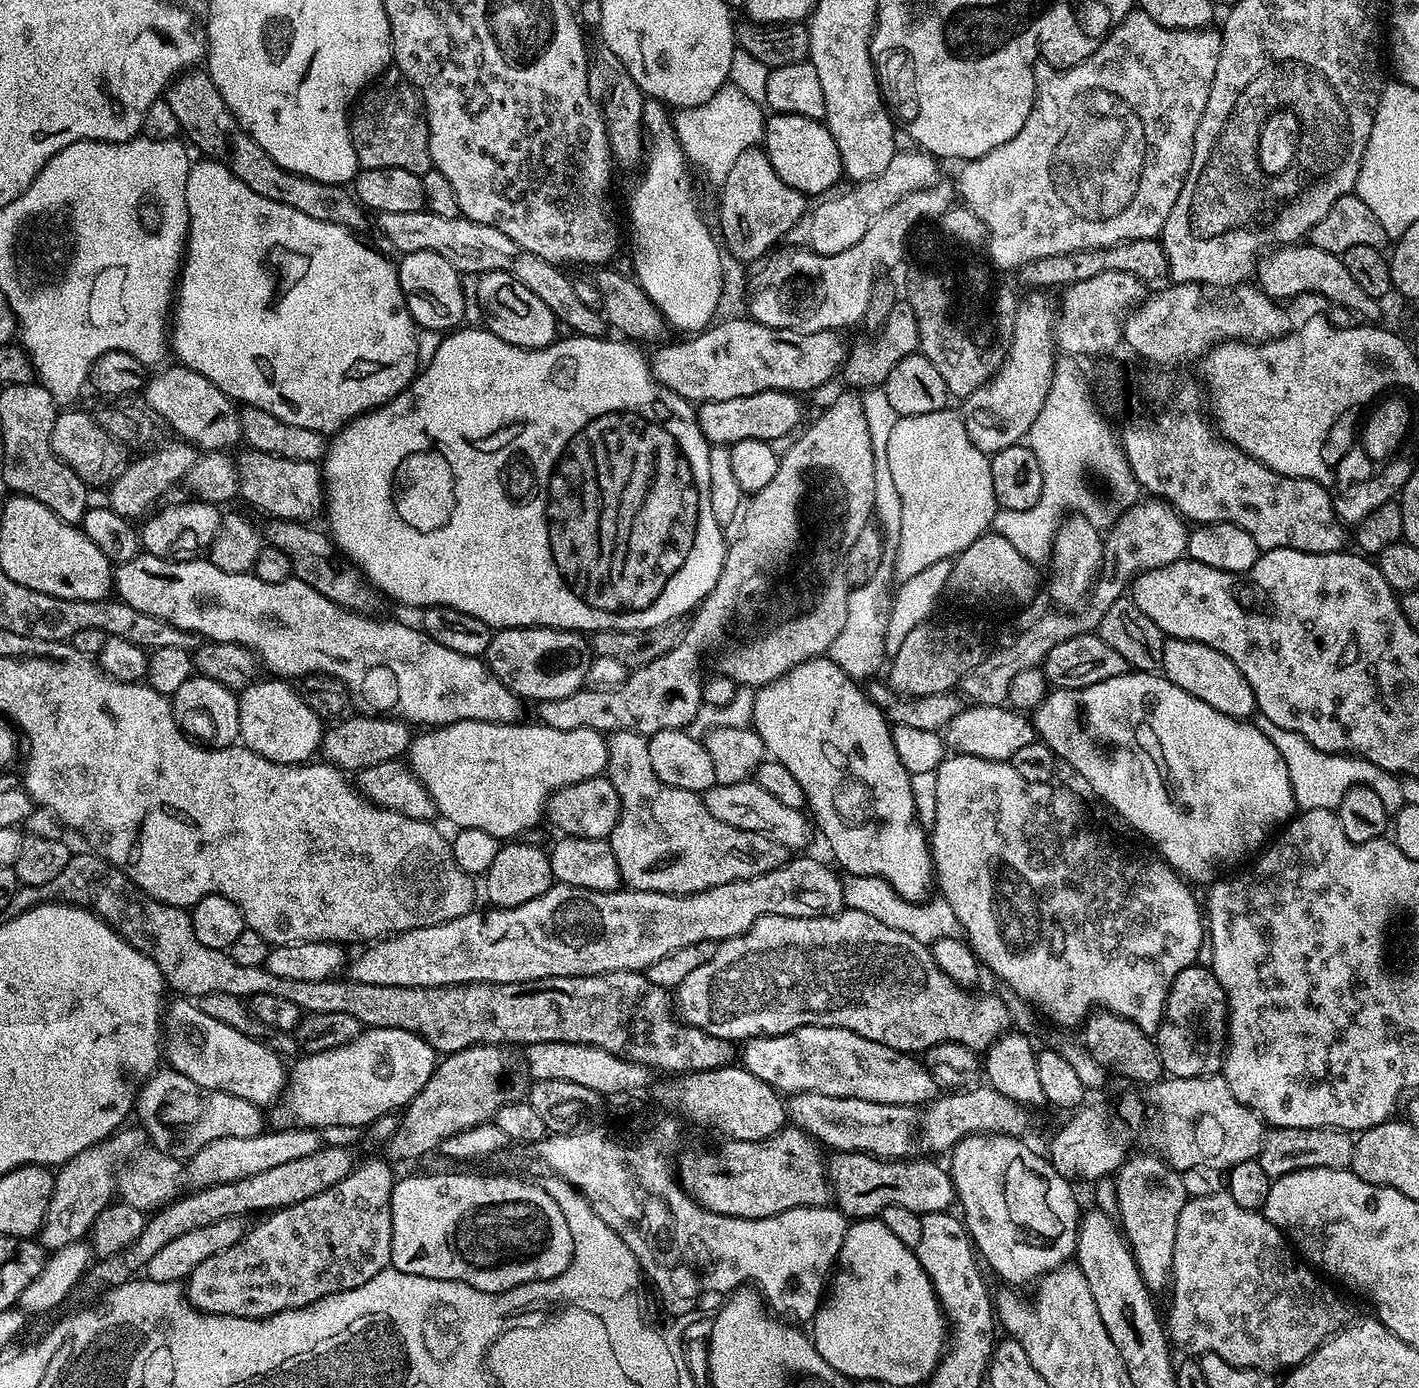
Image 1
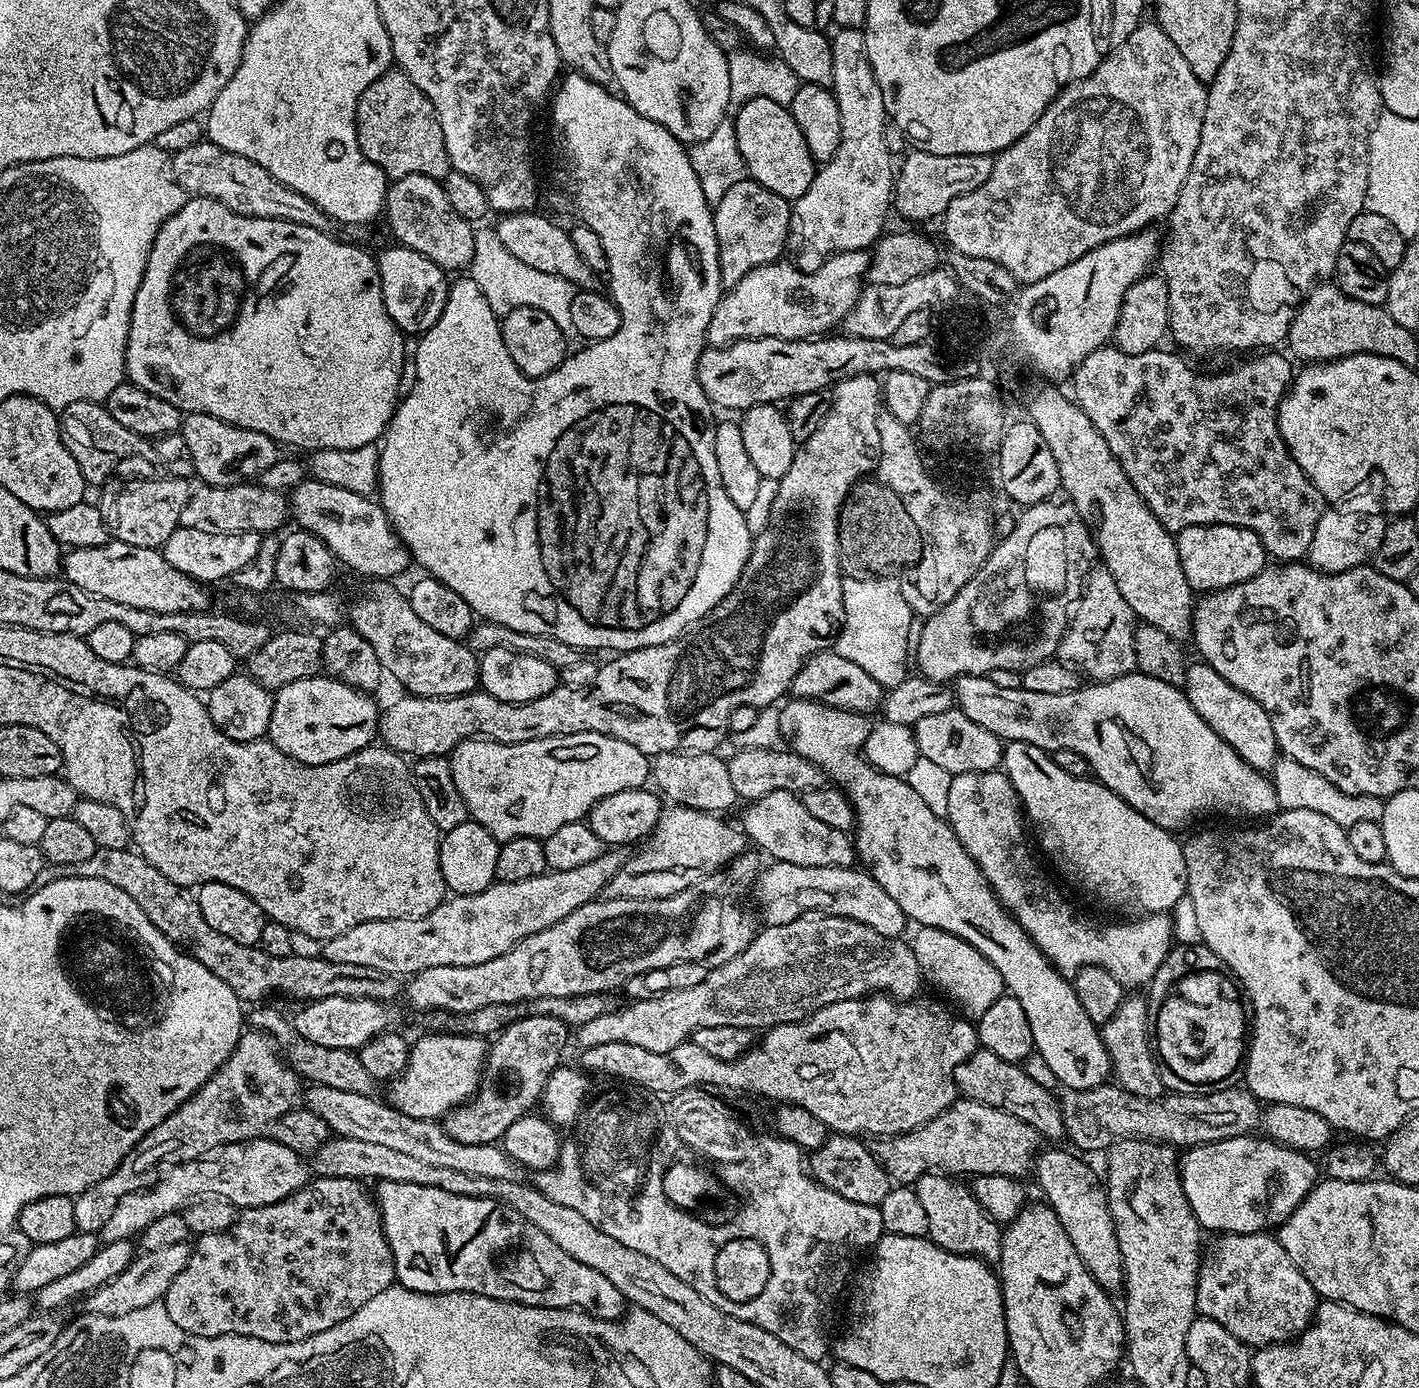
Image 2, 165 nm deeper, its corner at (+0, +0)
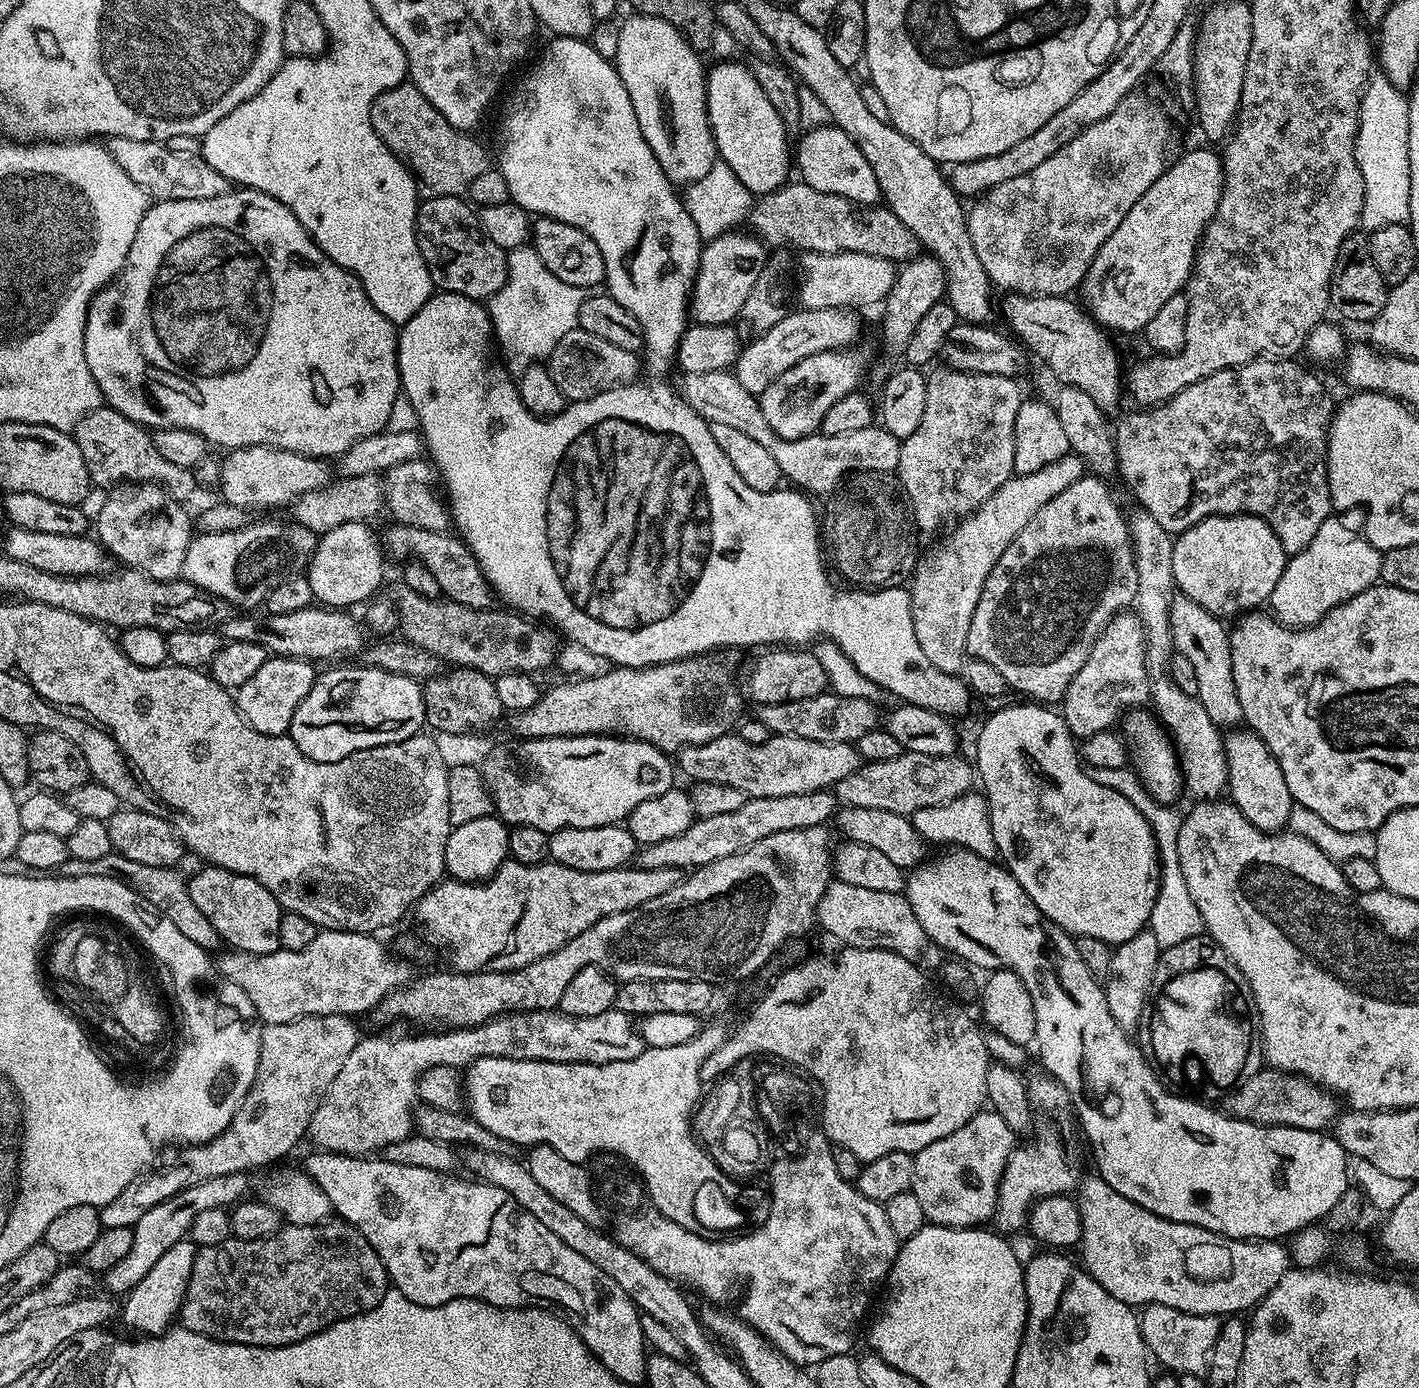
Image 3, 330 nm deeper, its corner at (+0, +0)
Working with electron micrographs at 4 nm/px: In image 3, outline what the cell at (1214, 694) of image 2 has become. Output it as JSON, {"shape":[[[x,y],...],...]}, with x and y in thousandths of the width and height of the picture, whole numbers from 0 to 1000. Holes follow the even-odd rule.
{"shape":[[[874,526],[866,527],[868,528],[866,530],[865,528],[862,531],[863,543],[864,543],[864,549],[865,550],[865,566],[864,571],[867,574],[868,579],[874,583],[875,586],[879,591],[884,592],[884,595],[887,595],[887,598],[889,598],[890,599],[901,599],[907,597],[912,577],[909,572],[909,566],[906,566],[906,561],[903,561],[903,552],[901,552],[898,543],[895,543],[892,535],[889,535],[889,532],[886,530],[884,527],[882,526],[876,526],[877,527],[871,527]]]}

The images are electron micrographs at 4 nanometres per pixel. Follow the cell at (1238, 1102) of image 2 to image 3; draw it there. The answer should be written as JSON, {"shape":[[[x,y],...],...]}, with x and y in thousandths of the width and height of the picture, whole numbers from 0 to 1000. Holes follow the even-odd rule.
{"shape":[[[893,768],[889,769],[889,772],[883,772],[872,784],[862,790],[862,800],[873,807],[892,811],[932,816],[941,811],[942,805],[946,801],[946,795],[939,787],[911,772]]]}

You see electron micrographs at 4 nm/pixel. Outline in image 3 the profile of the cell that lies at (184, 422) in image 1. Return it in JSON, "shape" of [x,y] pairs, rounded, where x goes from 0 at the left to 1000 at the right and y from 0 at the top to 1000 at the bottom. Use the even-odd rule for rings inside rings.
{"shape":[[[177,320],[175,323],[165,323],[160,326],[155,337],[155,354],[157,362],[173,367],[197,366],[205,364],[213,356],[228,352],[232,348],[231,337],[228,331],[202,326],[200,323],[188,323]]]}

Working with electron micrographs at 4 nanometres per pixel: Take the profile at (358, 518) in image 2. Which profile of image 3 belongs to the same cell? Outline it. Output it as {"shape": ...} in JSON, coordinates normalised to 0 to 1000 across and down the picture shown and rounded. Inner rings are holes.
{"shape":[[[277,377],[276,380],[276,381],[269,386],[269,395],[276,403],[277,401],[278,403],[282,403],[281,405],[285,405],[292,402],[292,406],[300,408],[300,411],[303,411],[303,414],[309,416],[311,427],[321,435],[329,438],[347,437],[347,423],[344,421],[344,417],[340,414],[338,406],[335,404],[333,397],[323,385],[290,380],[280,377]]]}

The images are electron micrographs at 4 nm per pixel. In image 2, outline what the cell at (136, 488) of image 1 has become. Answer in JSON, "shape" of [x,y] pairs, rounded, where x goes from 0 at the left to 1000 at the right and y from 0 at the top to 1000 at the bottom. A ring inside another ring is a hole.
{"shape":[[[113,342],[113,346],[82,346],[77,344],[72,349],[71,373],[80,389],[85,389],[92,393],[115,396],[117,388],[127,380],[128,367],[135,358],[136,352],[132,346],[124,343]]]}

